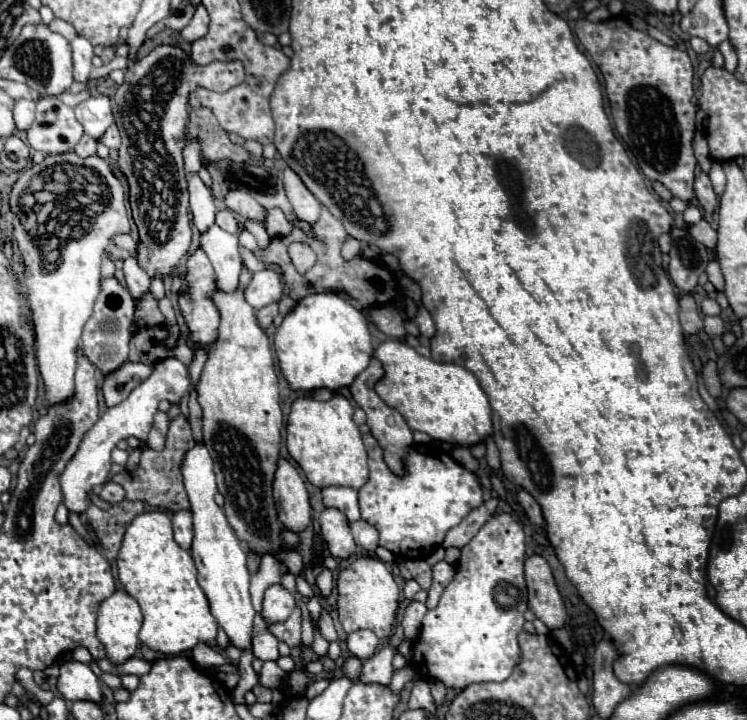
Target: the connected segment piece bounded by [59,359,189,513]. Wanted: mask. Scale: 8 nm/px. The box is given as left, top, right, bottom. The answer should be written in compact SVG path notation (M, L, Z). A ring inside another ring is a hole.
M163 359L155 365L153 373L139 387L131 391L131 395L125 401L121 401L115 407L109 407L103 413L103 417L99 417L99 421L85 433L79 451L73 455L65 471L59 475L61 489L63 489L63 503L67 505L67 509L75 513L85 513L89 505L87 491L91 491L97 485L103 485L109 477L109 469L111 469L109 453L117 445L117 441L137 437L139 441L145 443L149 429L153 427L153 415L159 411L159 403L169 401L175 405L181 401L183 395L187 395L187 391L189 391L187 367L179 359Z

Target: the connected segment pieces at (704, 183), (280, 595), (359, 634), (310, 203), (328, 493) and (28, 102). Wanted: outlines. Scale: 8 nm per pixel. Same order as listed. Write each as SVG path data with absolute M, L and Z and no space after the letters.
M699 173L699 175L695 177L695 195L697 195L697 199L699 199L701 209L703 209L705 213L713 215L715 209L719 207L719 199L717 199L717 195L715 195L715 191L713 191L713 187L711 187L711 181L709 181L709 177L707 177L705 173Z
M269 585L263 597L263 619L269 623L285 621L295 609L295 597L283 585Z
M361 629L361 631L355 631L347 637L347 645L349 645L351 655L355 655L359 659L369 659L379 647L379 639L373 631Z
M291 167L283 169L283 185L295 215L307 223L315 223L321 213L321 203L317 203L317 197L301 183L301 177Z
M325 487L323 489L323 505L337 507L349 519L349 523L359 521L357 491L351 487Z
M17 99L15 107L13 107L13 115L15 115L15 125L17 129L25 131L35 117L35 101L33 99Z

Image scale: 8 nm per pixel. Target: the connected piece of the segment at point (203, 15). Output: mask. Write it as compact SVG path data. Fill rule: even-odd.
M197 5L195 15L193 15L191 23L181 31L181 37L193 43L193 41L197 41L197 39L203 39L207 29L209 29L209 13L205 11L203 5Z

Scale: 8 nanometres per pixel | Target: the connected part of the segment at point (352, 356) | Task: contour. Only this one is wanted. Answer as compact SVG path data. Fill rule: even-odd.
M315 293L303 297L277 327L273 343L275 343L281 375L285 377L285 381L293 391L305 391L305 393L313 393L315 389L339 391L341 387L349 387L353 379L369 365L373 353L369 327L363 313L335 293Z

